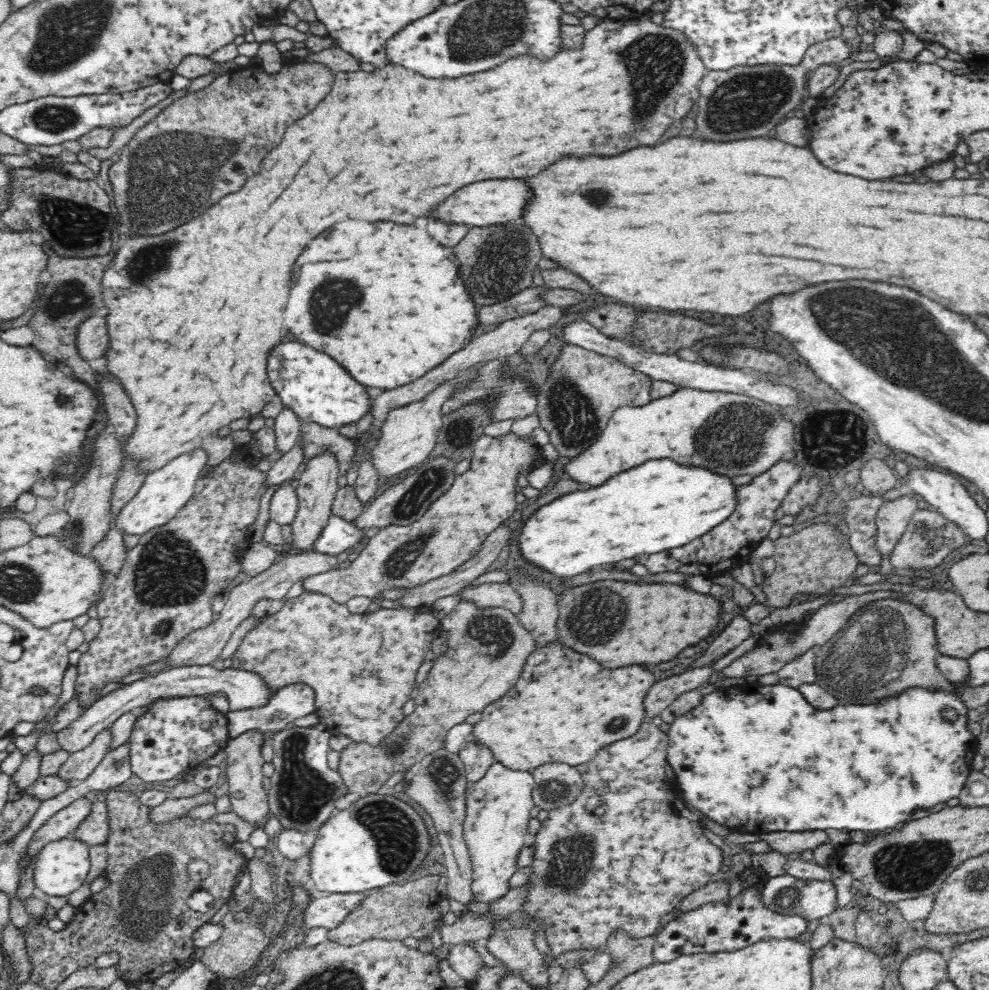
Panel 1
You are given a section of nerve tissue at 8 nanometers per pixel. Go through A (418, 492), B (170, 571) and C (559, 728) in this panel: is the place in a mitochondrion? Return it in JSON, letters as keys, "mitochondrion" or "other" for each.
{"A":"mitochondrion","B":"mitochondrion","C":"other"}

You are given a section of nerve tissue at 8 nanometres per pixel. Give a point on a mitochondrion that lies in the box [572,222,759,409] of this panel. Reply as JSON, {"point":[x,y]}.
{"point":[728,355]}

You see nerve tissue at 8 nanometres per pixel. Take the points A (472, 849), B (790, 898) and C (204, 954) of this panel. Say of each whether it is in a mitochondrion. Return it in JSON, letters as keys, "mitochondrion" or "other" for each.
{"A":"other","B":"mitochondrion","C":"other"}

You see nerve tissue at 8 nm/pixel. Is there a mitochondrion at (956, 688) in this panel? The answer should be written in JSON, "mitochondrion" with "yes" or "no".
{"mitochondrion":"no"}

